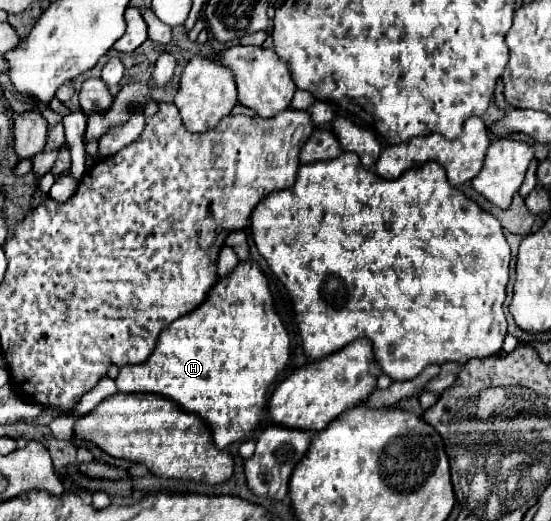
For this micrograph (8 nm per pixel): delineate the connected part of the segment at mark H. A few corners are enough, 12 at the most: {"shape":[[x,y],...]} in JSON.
{"shape":[[253,260],[125,364],[217,448],[257,438],[291,340]]}

